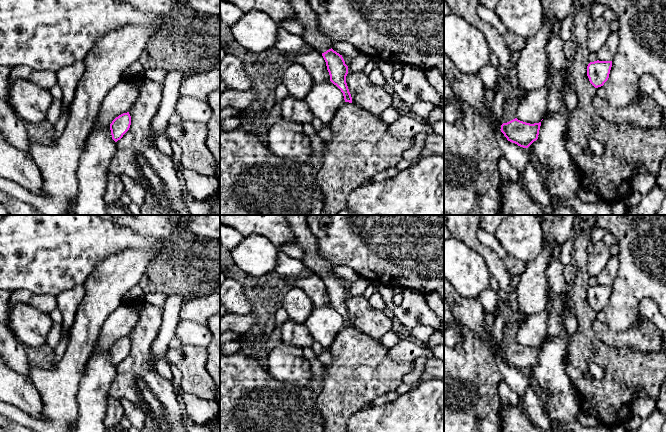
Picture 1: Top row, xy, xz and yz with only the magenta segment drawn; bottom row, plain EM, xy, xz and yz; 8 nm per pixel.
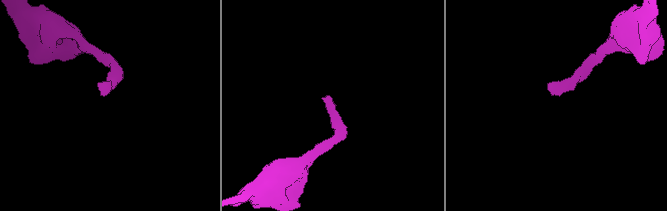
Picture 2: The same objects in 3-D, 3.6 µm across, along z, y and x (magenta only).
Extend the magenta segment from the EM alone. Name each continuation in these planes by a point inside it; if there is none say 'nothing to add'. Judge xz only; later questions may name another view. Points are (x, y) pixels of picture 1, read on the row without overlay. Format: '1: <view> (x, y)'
1: xz (311, 259)

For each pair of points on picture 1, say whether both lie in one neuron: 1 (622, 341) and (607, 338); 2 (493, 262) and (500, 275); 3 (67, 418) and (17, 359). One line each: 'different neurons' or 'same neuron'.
1: same neuron
2: same neuron
3: different neurons

